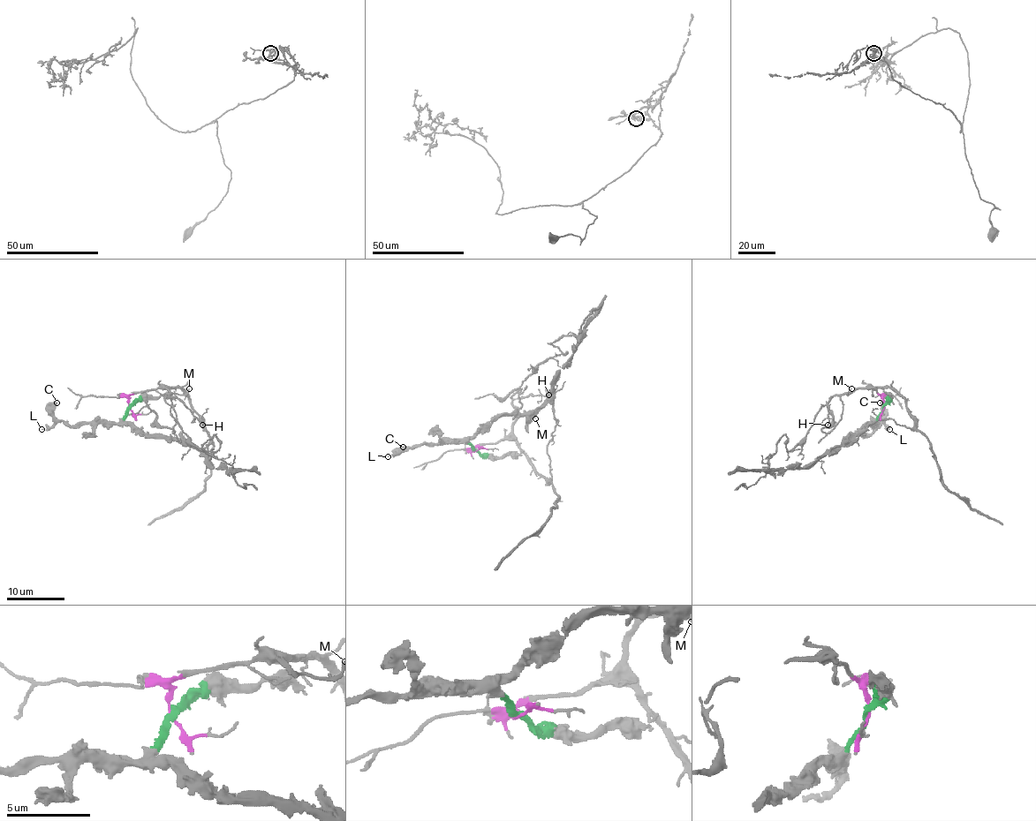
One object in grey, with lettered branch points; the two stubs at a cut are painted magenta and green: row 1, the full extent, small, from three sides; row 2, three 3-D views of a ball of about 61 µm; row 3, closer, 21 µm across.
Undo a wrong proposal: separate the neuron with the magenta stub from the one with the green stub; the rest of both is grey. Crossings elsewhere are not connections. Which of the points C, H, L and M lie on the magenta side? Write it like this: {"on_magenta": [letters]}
{"on_magenta": ["H", "M"]}

